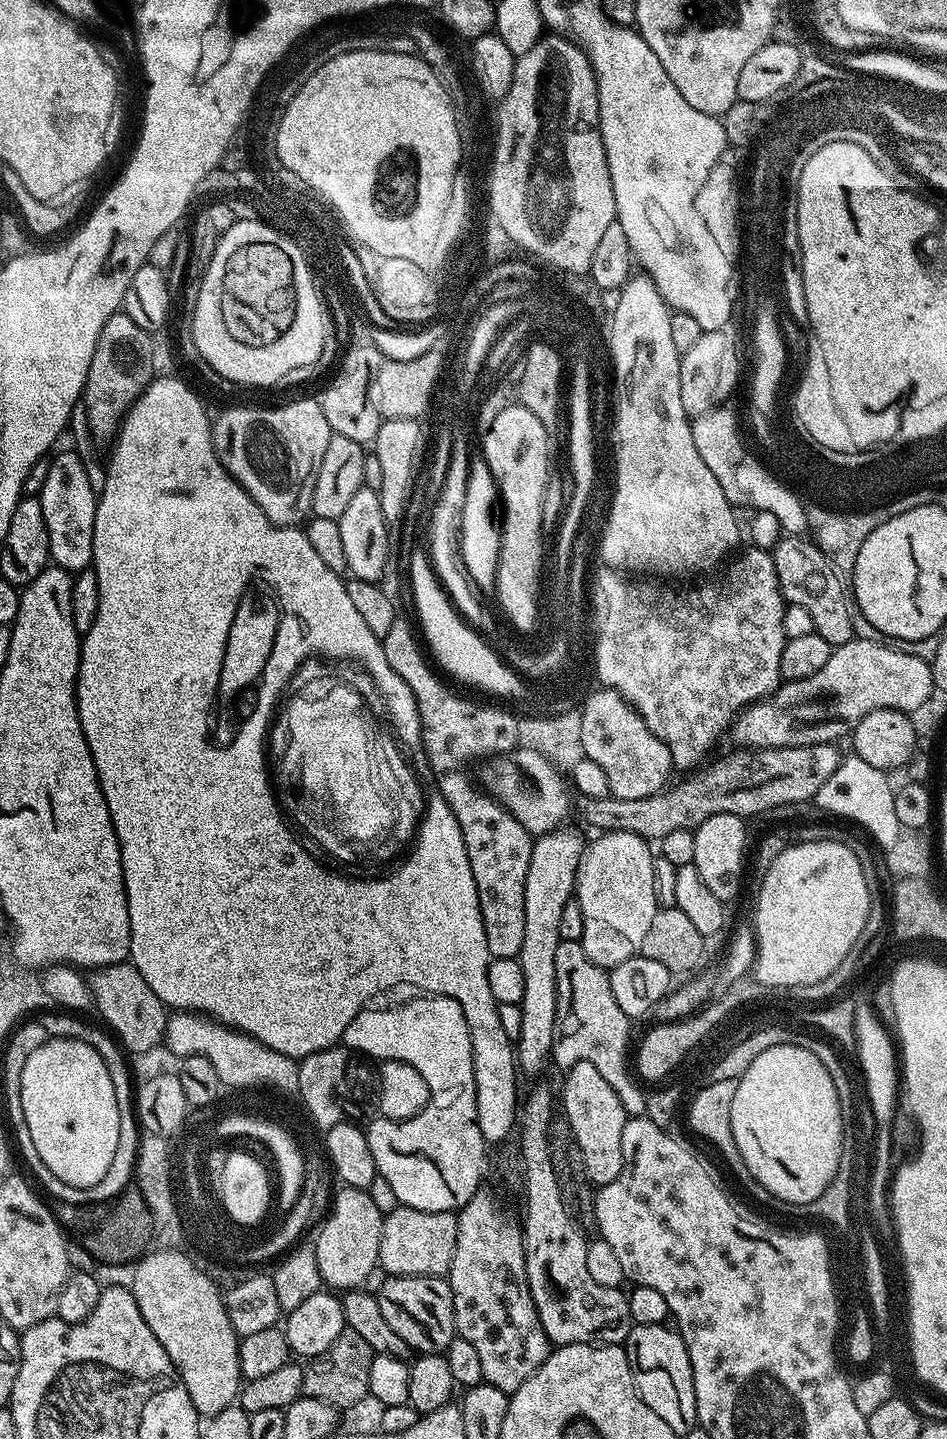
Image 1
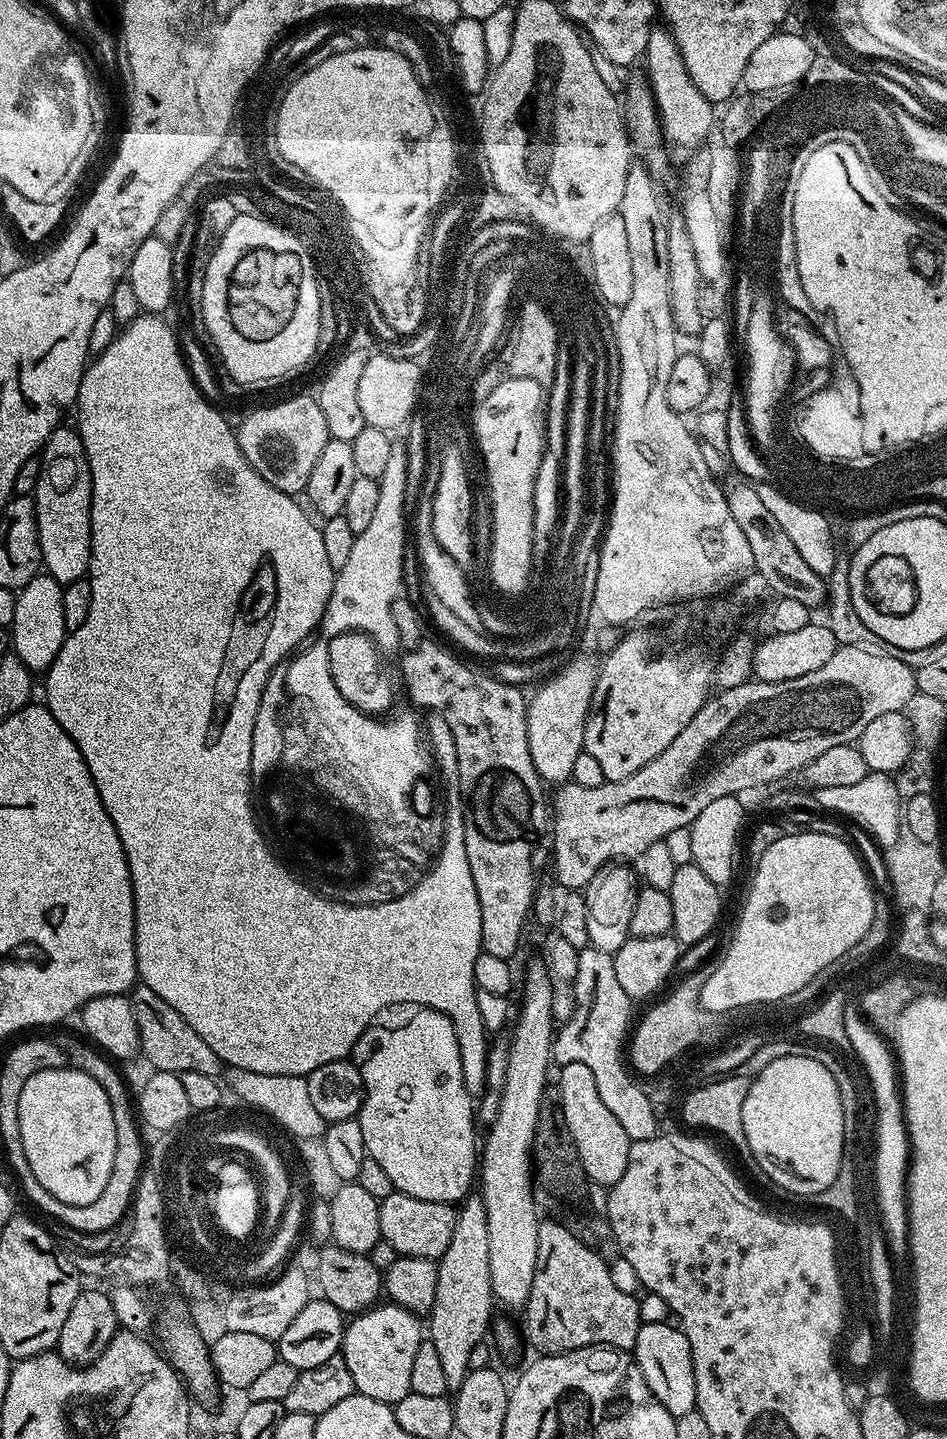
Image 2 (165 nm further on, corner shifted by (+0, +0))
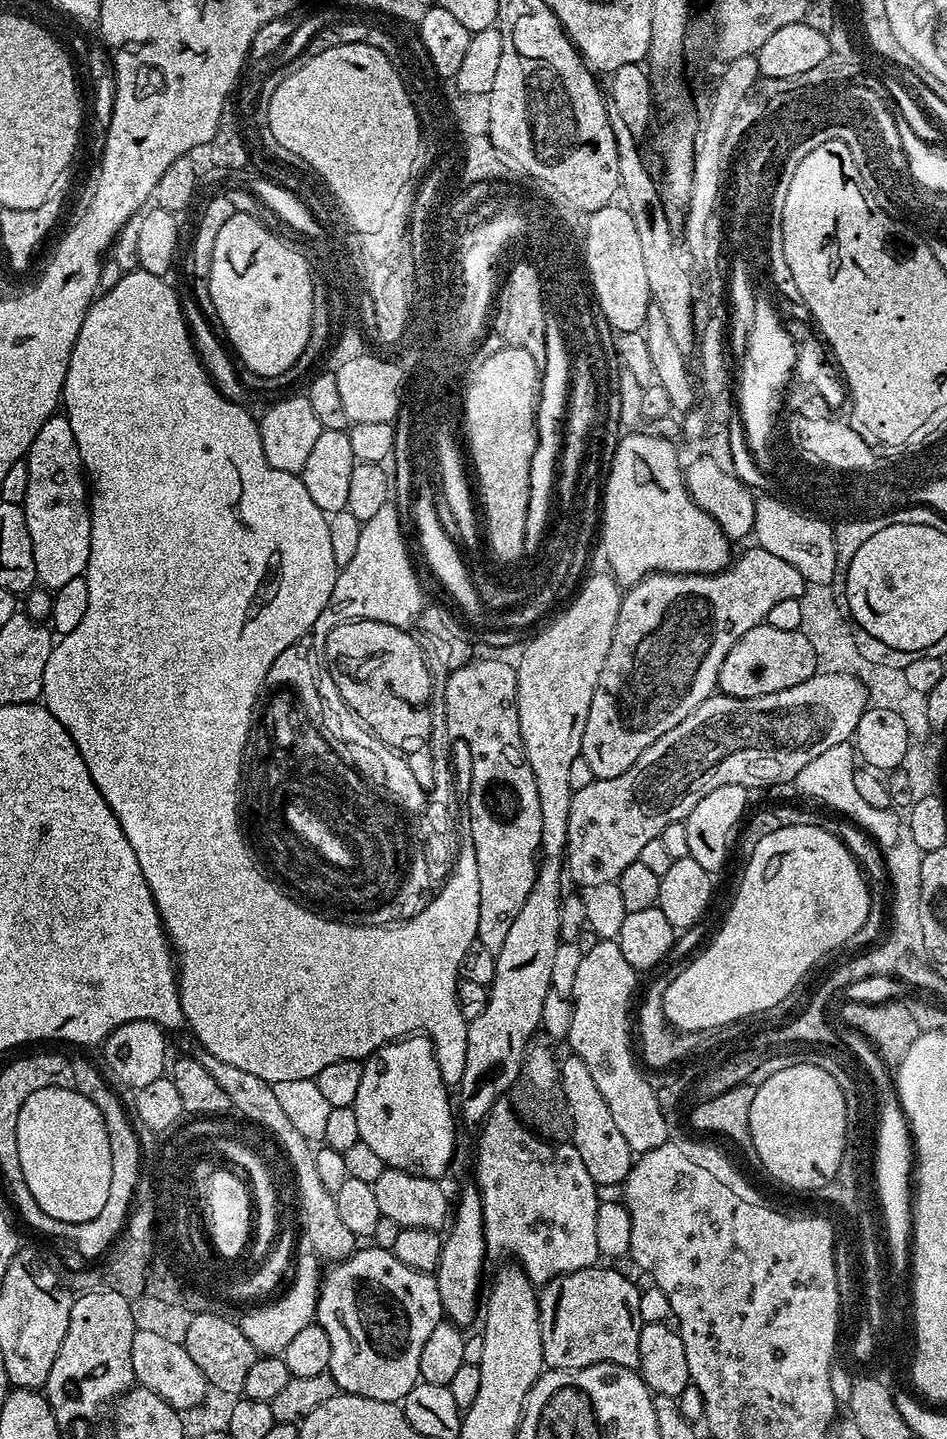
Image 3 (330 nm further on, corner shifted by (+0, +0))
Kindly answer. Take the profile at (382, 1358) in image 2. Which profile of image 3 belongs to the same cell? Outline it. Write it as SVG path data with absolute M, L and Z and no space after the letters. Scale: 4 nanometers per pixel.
M375 1246L368 1248L361 1247L352 1253L345 1260L333 1263L332 1268L323 1273L322 1283L320 1286L320 1296L316 1299L315 1323L322 1326L322 1330L326 1330L326 1338L330 1338L330 1362L328 1363L328 1371L332 1373L337 1389L341 1393L349 1396L361 1396L362 1398L374 1398L378 1402L390 1402L391 1404L403 1401L406 1394L410 1394L410 1390L415 1384L421 1383L420 1379L420 1359L422 1358L422 1346L426 1346L426 1338L430 1338L430 1330L434 1330L434 1326L438 1326L442 1322L444 1316L444 1307L440 1301L438 1294L438 1286L436 1285L435 1275L419 1272L410 1266L406 1266L402 1262L398 1262L398 1258L386 1249L380 1249Z

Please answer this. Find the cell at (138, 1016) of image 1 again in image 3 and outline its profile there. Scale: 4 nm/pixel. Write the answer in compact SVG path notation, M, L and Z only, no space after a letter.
M197 1051L195 1058L202 1062L202 1066L206 1066L206 1070L210 1070L210 1075L218 1081L218 1086L222 1086L226 1098L230 1098L232 1103L231 1111L241 1112L246 1119L261 1124L288 1155L288 1164L296 1175L296 1192L300 1195L300 1228L304 1231L305 1238L312 1243L309 1244L311 1251L324 1262L339 1262L351 1256L357 1251L358 1237L342 1223L333 1189L322 1186L322 1181L318 1178L318 1166L314 1166L316 1154L313 1145L306 1138L302 1138L298 1130L294 1130L290 1118L286 1118L286 1110L282 1110L282 1105L278 1102L278 1094L274 1094L272 1085L240 1069L239 1066L230 1066L230 1062L214 1058L214 1054L209 1052Z

